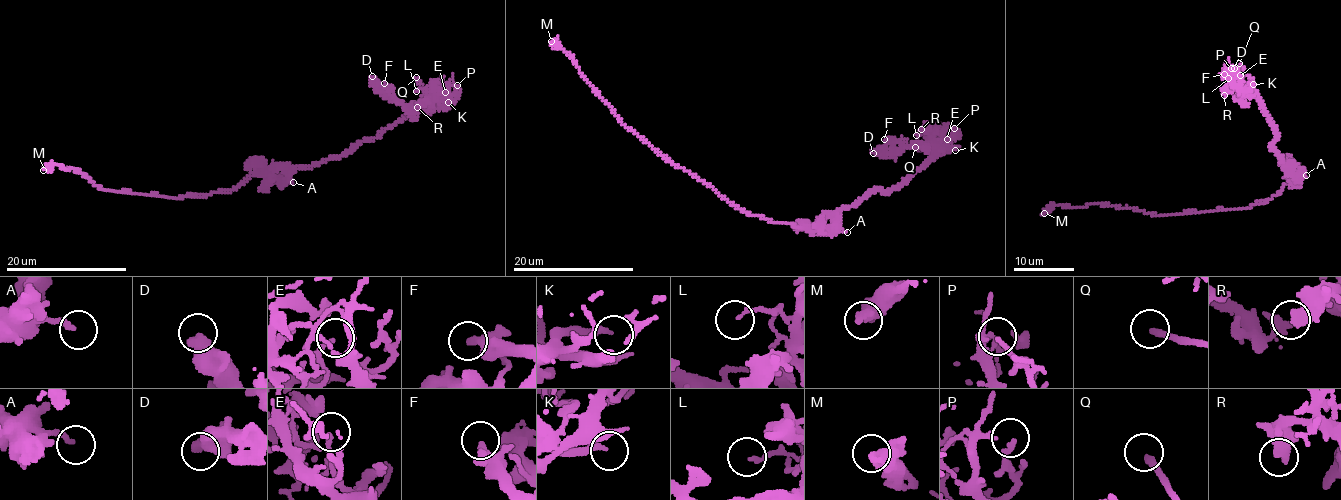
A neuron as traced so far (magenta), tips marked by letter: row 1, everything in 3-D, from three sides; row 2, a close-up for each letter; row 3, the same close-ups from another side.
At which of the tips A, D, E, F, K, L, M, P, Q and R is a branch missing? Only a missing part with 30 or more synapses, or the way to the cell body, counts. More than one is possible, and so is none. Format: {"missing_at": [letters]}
{"missing_at": ["Q"]}

